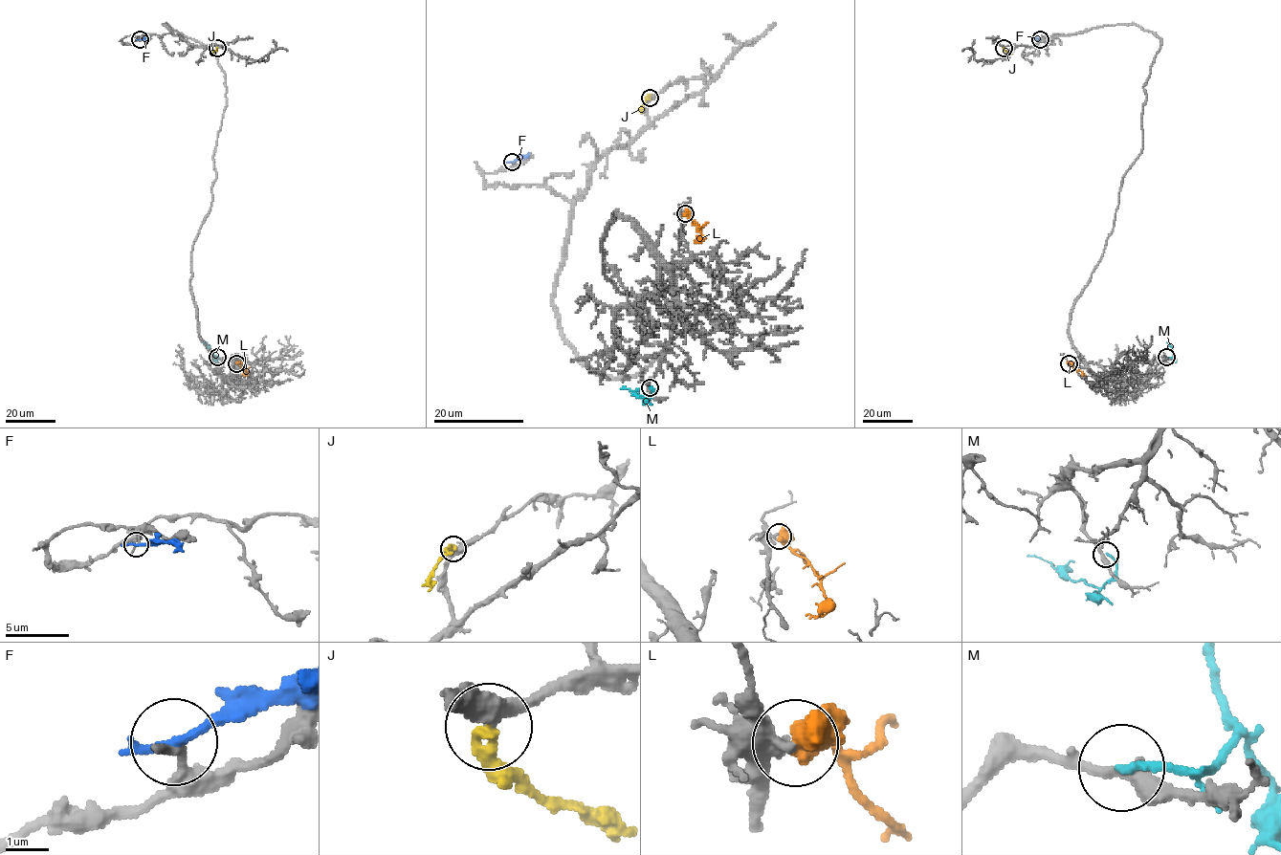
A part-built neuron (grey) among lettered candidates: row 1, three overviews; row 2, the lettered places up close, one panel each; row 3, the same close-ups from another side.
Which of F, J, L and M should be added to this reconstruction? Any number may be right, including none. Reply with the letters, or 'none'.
J

